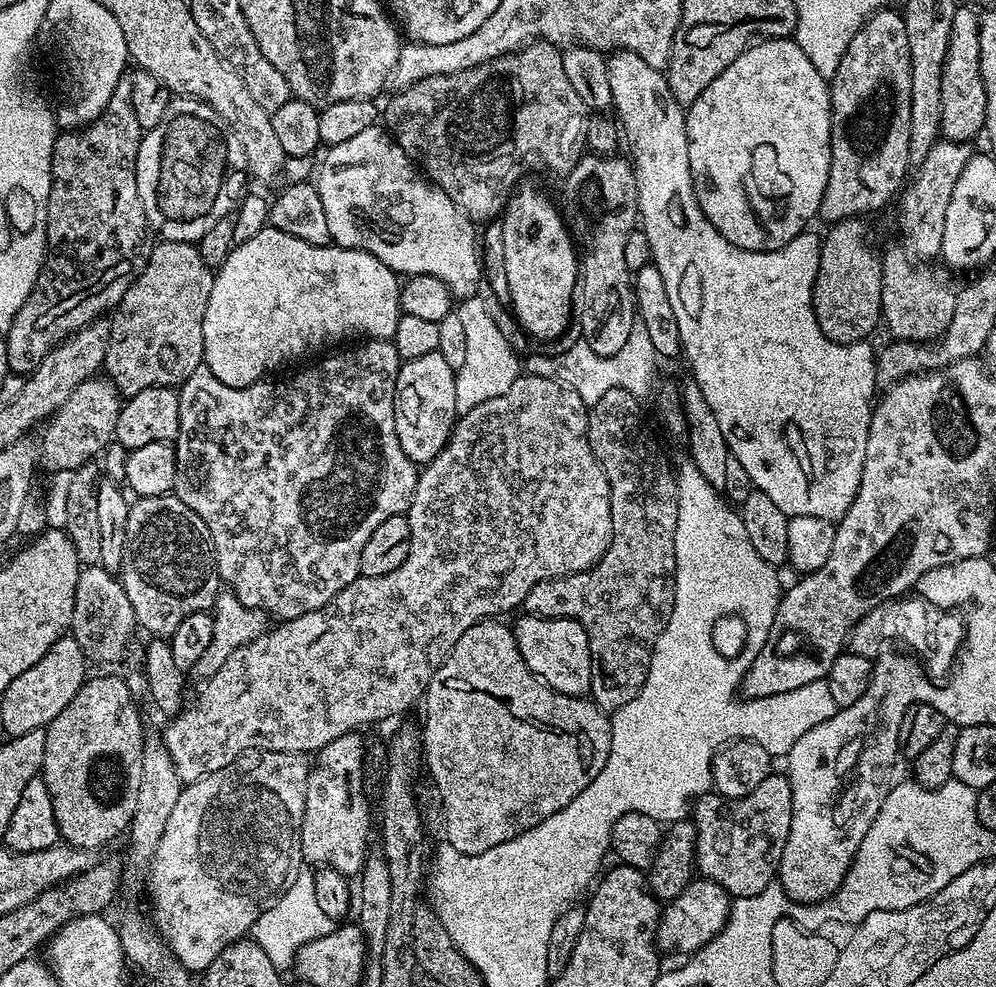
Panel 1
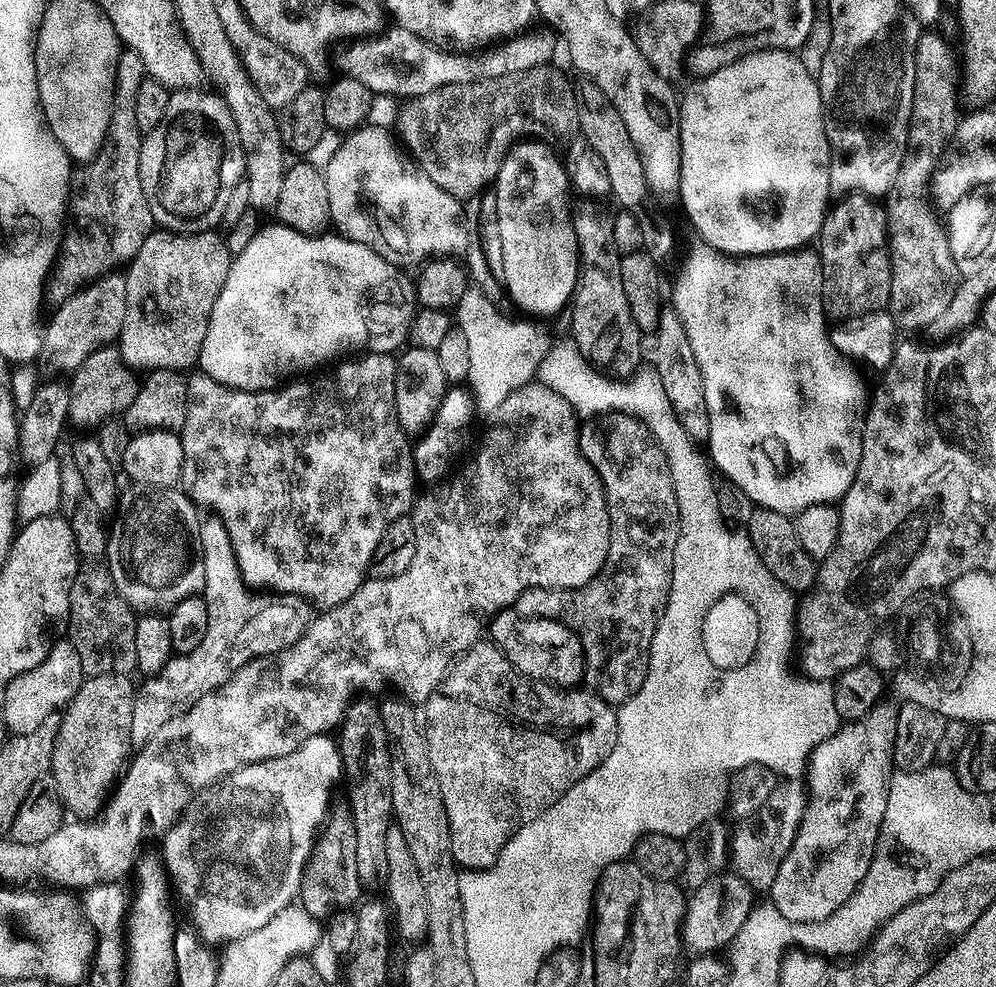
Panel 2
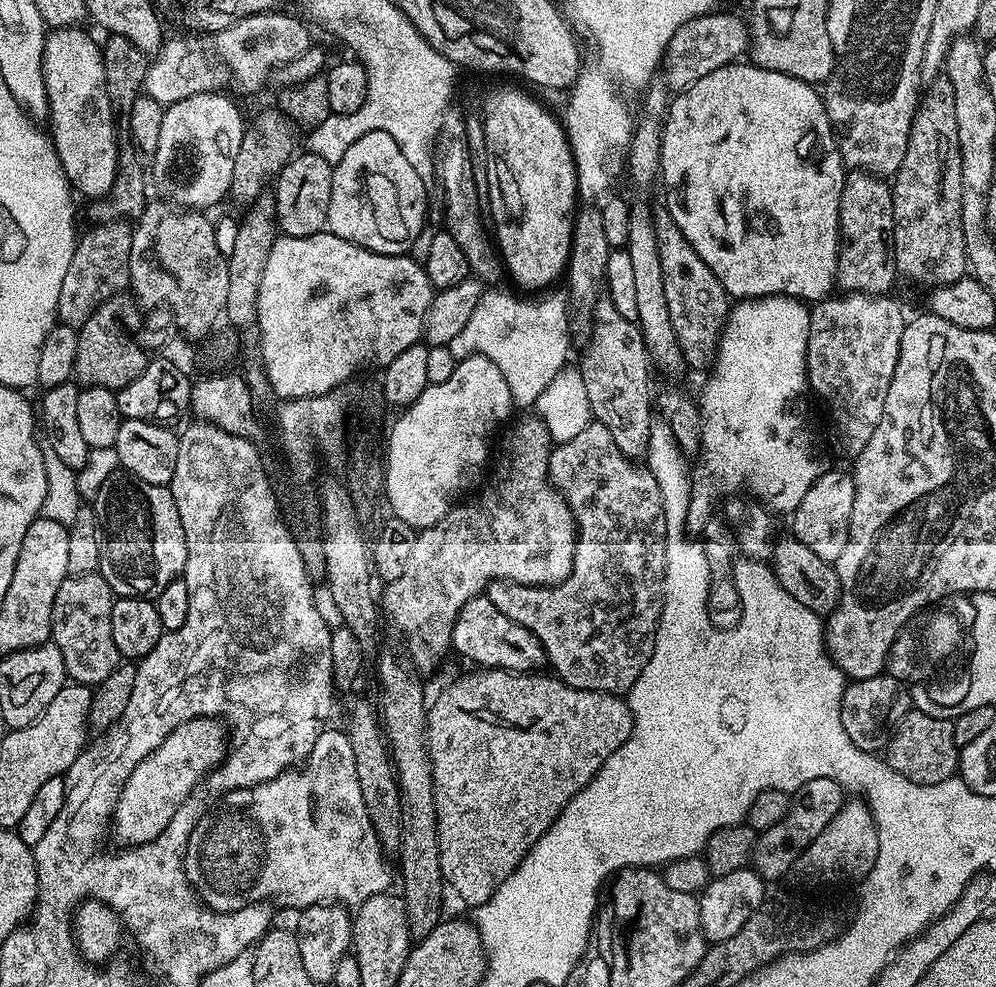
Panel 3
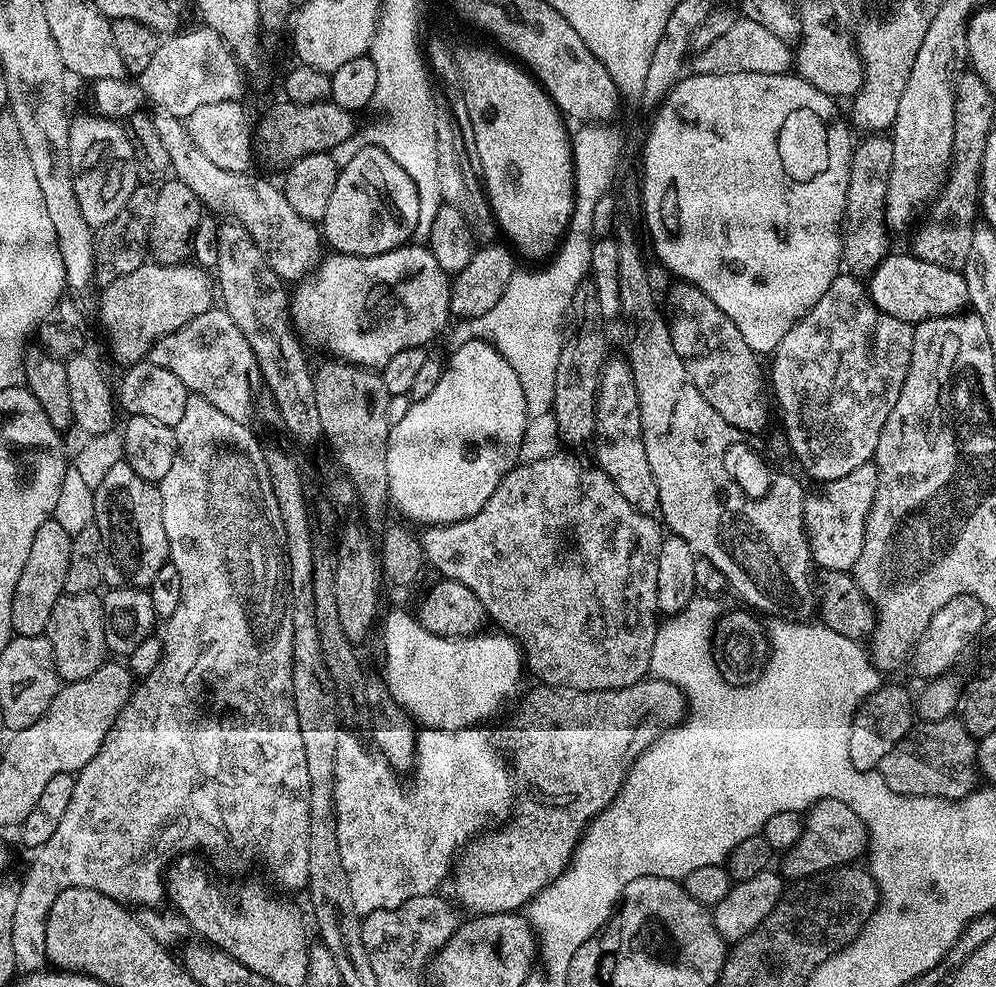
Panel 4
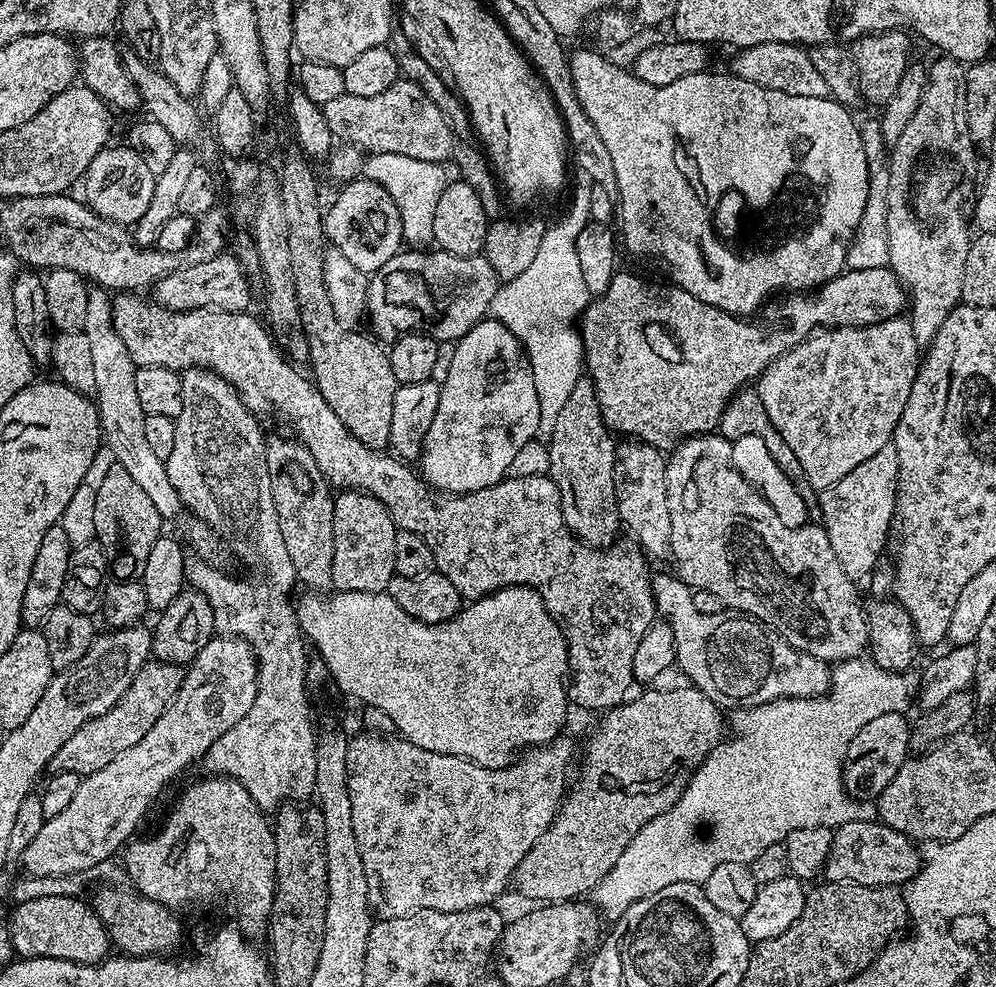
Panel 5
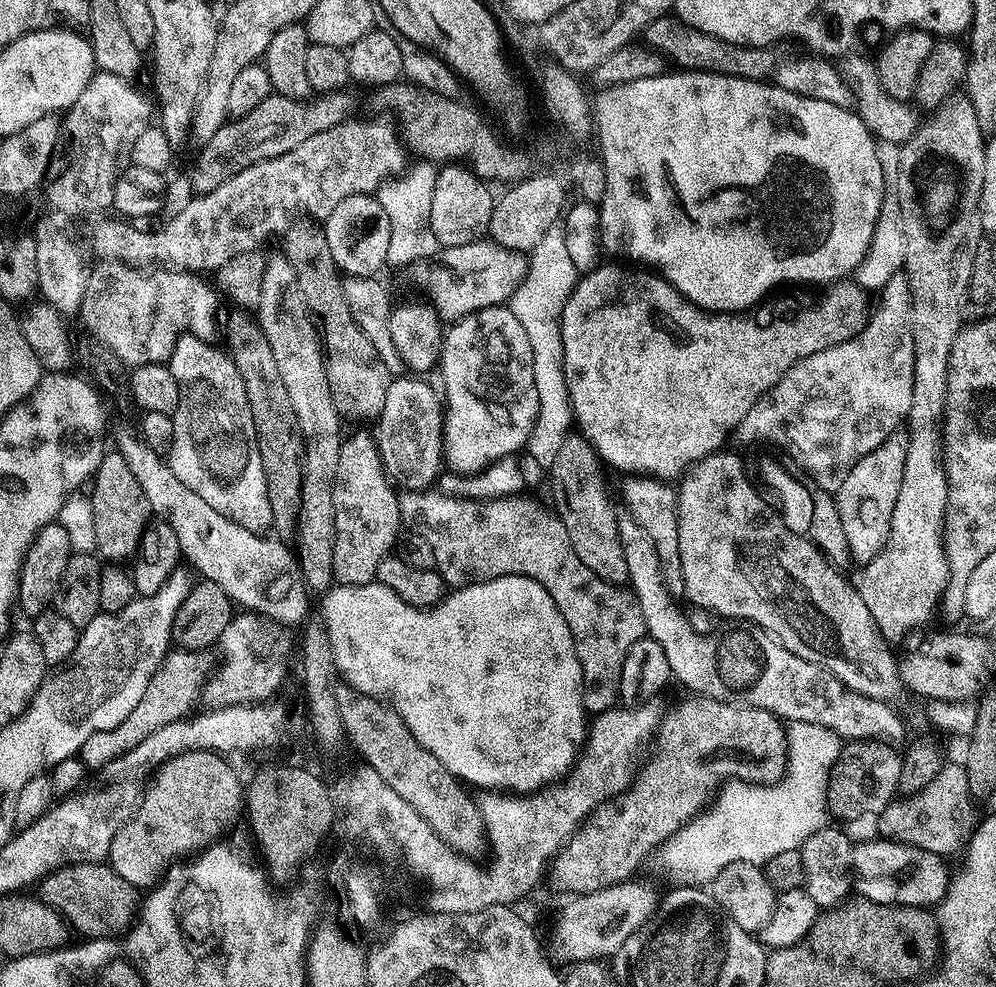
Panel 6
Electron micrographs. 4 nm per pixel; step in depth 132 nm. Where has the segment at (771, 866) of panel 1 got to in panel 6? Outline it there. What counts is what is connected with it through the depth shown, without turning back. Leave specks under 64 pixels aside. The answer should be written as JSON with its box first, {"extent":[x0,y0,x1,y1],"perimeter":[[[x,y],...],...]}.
{"extent":[852,839,950,909],"perimeter":[[[875,839],[868,840],[865,844],[857,843],[852,849],[854,888],[863,899],[879,904],[900,904],[927,909],[943,900],[950,885],[950,871],[944,865],[945,857],[909,844]]]}

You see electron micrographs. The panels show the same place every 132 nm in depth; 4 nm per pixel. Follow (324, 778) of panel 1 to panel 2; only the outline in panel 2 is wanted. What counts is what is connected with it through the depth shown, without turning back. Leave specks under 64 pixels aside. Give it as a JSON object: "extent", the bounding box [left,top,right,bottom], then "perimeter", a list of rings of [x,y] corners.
{"extent":[298,811,362,918],"perimeter":[[[333,811],[312,845],[312,853],[304,867],[304,883],[298,893],[299,903],[312,916],[327,918],[337,910],[351,909],[361,899],[360,889],[362,883],[355,861],[355,826],[347,811]]]}

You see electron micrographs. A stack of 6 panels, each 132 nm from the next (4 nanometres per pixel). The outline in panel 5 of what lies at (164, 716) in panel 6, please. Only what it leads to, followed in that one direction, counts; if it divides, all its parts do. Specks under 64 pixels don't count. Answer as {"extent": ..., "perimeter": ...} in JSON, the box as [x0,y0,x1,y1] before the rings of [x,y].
{"extent":[51,658,183,778],"perimeter":[[[155,658],[149,659],[133,677],[129,688],[111,710],[86,722],[78,730],[74,730],[70,738],[66,738],[58,754],[54,754],[51,767],[56,772],[72,772],[75,776],[83,778],[114,762],[114,758],[118,758],[122,750],[130,750],[130,746],[142,742],[146,730],[150,730],[150,726],[158,722],[168,703],[178,694],[183,678],[181,665],[167,664]]]}

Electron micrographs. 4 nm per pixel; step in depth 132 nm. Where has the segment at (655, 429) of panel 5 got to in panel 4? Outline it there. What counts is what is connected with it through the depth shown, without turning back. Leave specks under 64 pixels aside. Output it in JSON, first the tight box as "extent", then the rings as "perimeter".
{"extent":[866,254,969,326],"perimeter":[[[889,254],[867,277],[866,287],[878,310],[913,326],[934,318],[963,313],[969,307],[963,271],[934,266],[934,262],[926,262],[911,254]]]}

